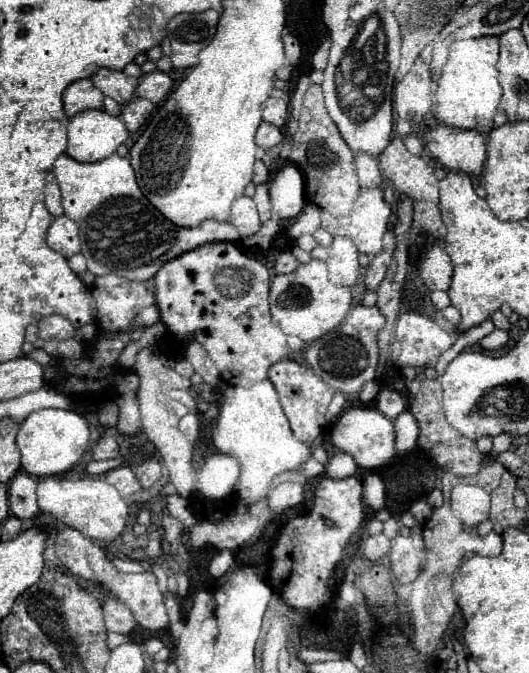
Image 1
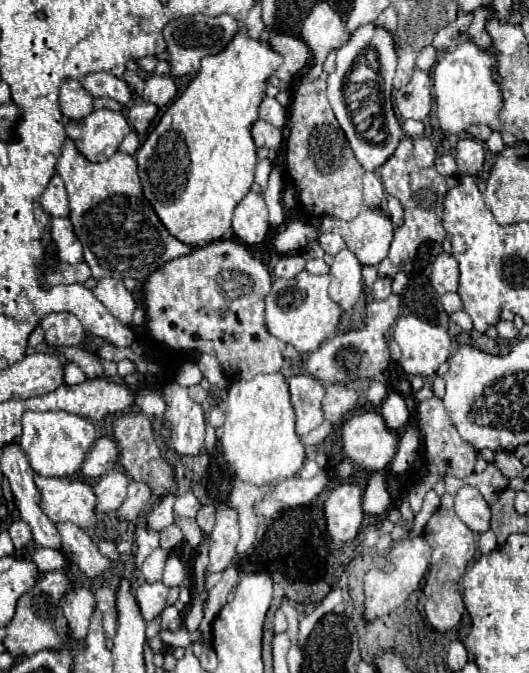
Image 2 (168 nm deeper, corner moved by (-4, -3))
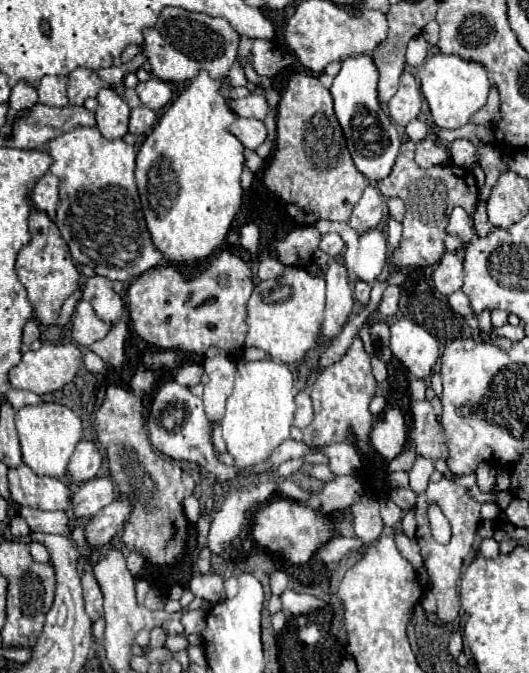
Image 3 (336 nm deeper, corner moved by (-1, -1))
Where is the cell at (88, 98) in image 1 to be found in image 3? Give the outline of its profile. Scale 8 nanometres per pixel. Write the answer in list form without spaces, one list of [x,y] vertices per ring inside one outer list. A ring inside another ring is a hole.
[[[43,77],[37,93],[39,93],[39,103],[49,105],[49,107],[67,107],[69,97],[67,97],[67,77]]]

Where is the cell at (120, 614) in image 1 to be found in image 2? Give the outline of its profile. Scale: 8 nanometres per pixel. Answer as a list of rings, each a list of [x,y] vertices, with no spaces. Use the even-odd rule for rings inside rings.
[[[100,587],[94,591],[96,599],[96,609],[102,613],[102,627],[106,637],[116,635],[116,601],[114,601],[114,591],[110,587]]]

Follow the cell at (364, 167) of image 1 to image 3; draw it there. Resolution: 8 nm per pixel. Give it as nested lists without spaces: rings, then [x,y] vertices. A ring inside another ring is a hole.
[[[371,183],[365,187],[363,197],[357,203],[357,207],[349,219],[349,225],[353,225],[353,229],[357,229],[359,233],[361,233],[361,229],[373,229],[381,223],[383,211],[385,211],[385,197]]]

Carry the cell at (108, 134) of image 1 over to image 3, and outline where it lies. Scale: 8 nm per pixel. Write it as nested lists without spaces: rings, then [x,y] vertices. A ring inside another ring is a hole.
[[[101,89],[97,101],[99,101],[99,107],[95,111],[97,129],[109,141],[121,139],[127,133],[129,111],[131,111],[129,105],[113,89]]]

